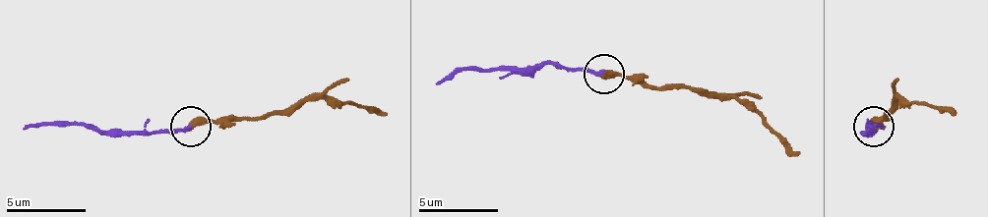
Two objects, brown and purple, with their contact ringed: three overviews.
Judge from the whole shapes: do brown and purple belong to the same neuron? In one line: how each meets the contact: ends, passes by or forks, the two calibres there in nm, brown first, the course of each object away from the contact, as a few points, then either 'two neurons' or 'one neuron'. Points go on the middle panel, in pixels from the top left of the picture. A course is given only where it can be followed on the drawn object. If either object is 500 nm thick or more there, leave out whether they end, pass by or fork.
brown ends | purple ends | 480/240 nm | brown via (602, 73), (643, 77), (658, 88), (703, 88), (722, 100), (743, 100), (799, 156) | purple via (602, 73), (550, 65), (455, 69), (434, 84) | one neuron

